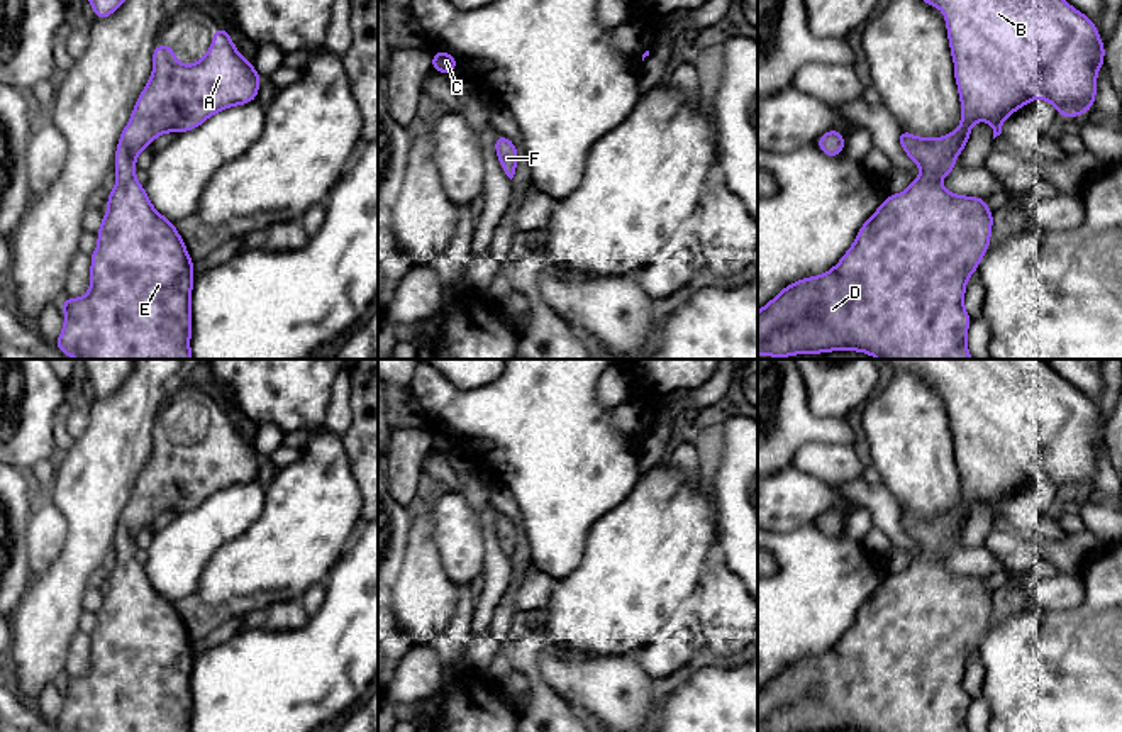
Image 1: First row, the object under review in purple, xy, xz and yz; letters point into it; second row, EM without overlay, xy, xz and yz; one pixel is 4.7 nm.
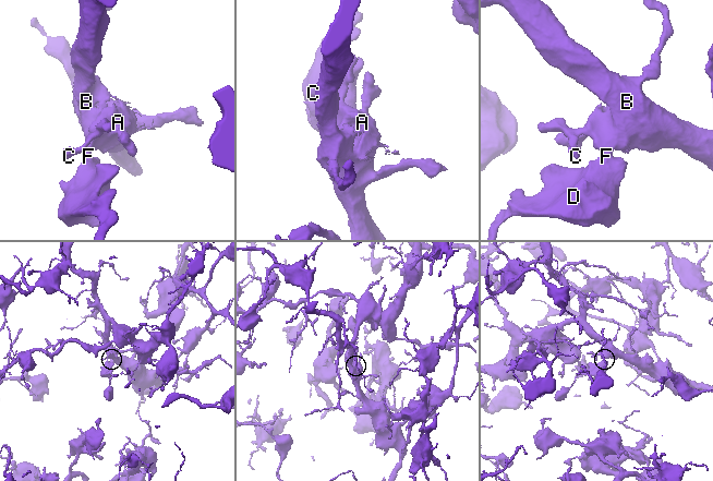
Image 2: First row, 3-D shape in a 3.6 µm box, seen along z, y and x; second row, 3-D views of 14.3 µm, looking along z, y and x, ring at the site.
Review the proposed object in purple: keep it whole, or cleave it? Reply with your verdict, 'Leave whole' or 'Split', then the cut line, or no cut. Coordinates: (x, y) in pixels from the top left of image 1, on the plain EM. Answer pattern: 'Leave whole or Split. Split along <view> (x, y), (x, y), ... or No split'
Leave whole. No split

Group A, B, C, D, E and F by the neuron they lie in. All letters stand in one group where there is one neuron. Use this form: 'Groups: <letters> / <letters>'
Groups: A B C D E F

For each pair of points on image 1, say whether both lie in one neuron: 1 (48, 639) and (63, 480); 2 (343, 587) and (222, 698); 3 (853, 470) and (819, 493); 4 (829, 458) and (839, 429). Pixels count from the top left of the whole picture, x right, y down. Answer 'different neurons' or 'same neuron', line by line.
1: same neuron
2: same neuron
3: different neurons
4: different neurons

